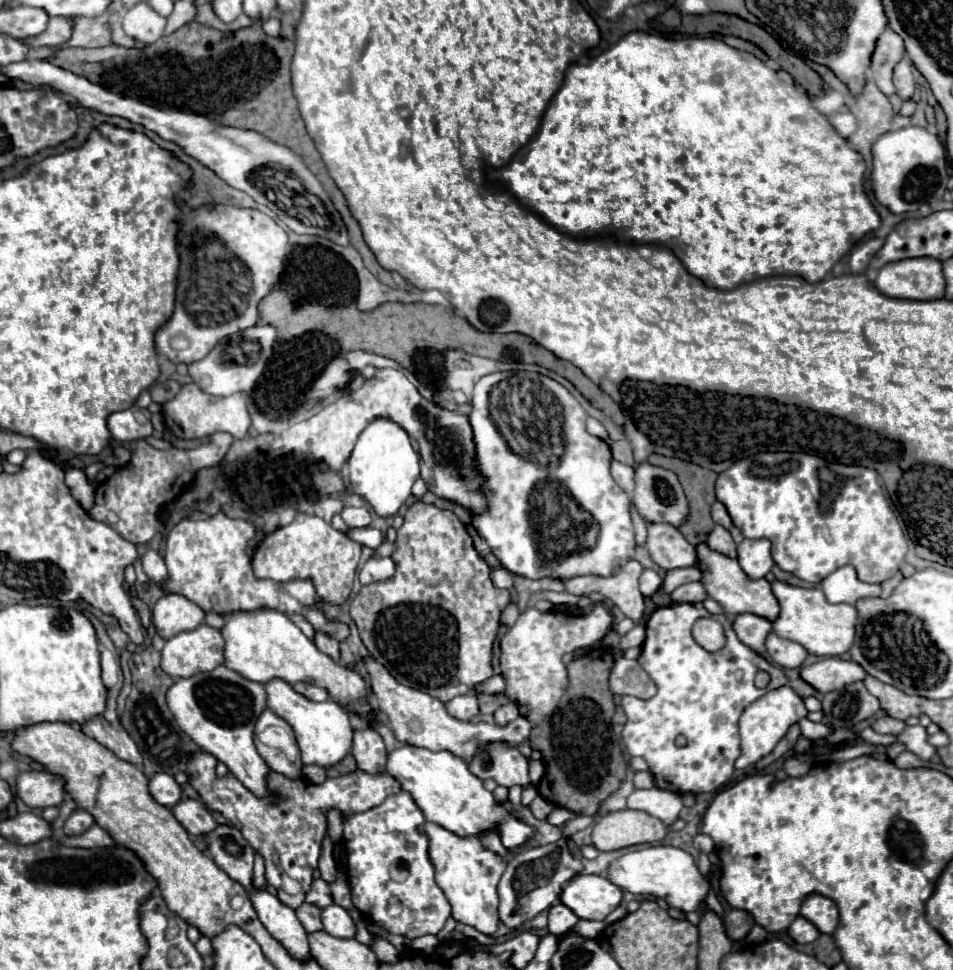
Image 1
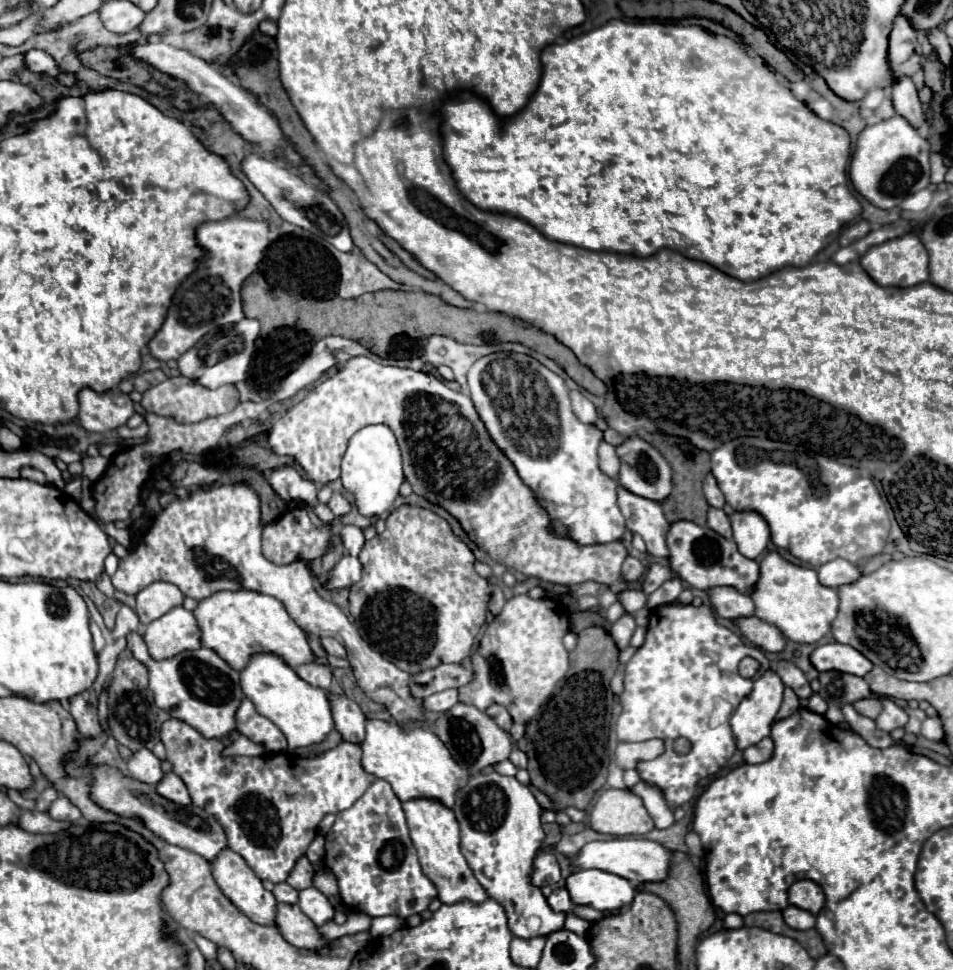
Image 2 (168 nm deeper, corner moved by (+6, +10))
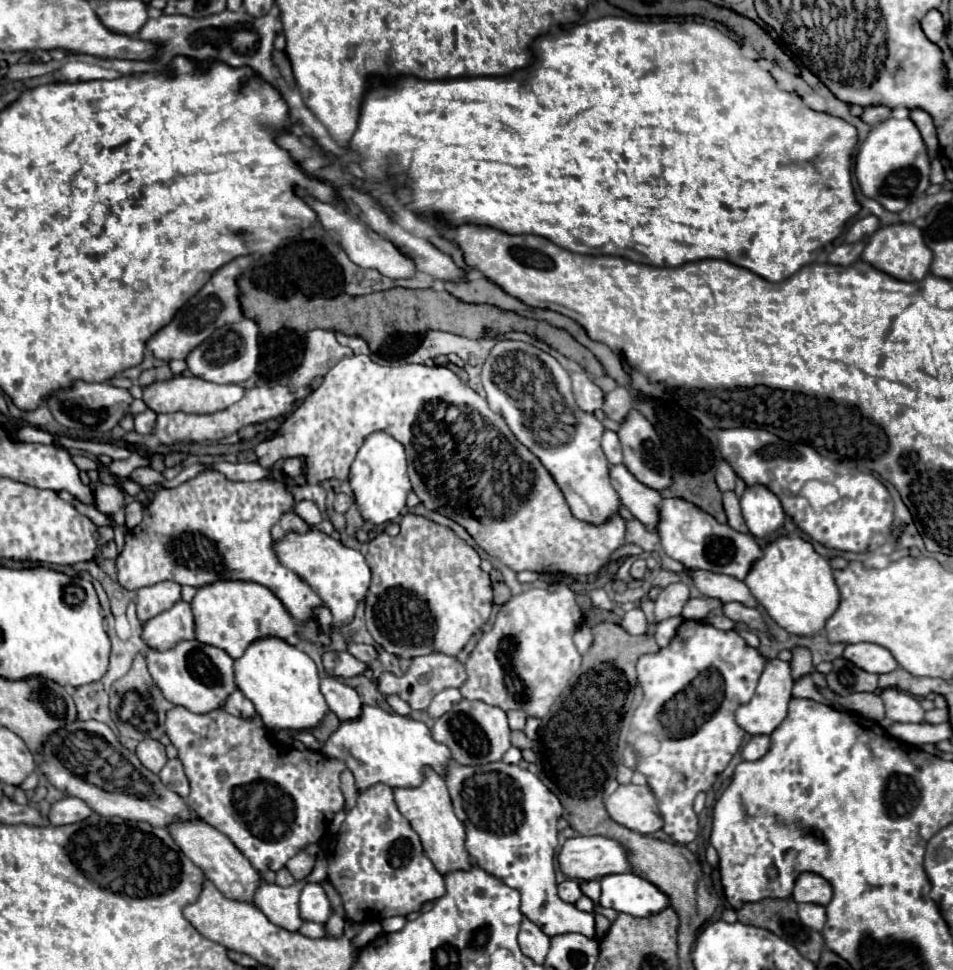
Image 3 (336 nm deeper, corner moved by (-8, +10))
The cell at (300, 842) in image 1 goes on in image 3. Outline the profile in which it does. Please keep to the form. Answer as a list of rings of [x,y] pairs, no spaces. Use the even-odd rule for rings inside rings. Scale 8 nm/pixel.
[[[175,706],[167,712],[165,728],[191,782],[187,804],[197,812],[197,816],[223,832],[261,874],[267,870],[277,872],[285,868],[285,864],[303,848],[323,840],[335,812],[343,810],[345,796],[341,790],[341,772],[347,770],[347,764],[339,758],[327,758],[315,750],[289,750],[287,754],[279,752],[269,742],[267,730],[259,716],[245,720],[223,710],[193,714],[183,706]]]

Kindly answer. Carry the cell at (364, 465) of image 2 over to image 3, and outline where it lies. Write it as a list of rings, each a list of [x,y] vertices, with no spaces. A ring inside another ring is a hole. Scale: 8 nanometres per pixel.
[[[373,432],[367,436],[365,444],[357,452],[351,472],[349,472],[349,484],[355,494],[355,502],[361,508],[361,514],[371,524],[383,524],[389,520],[395,520],[401,510],[405,508],[407,494],[411,492],[411,480],[407,474],[407,460],[403,444],[391,438],[387,432]]]

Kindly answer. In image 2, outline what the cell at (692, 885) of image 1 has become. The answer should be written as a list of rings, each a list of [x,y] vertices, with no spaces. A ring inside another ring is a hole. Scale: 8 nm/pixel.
[[[613,838],[613,840],[601,840],[601,842],[587,842],[579,850],[577,858],[573,860],[573,864],[579,870],[587,870],[587,868],[605,870],[605,872],[623,876],[633,884],[665,880],[669,874],[669,862],[671,862],[671,852],[667,852],[661,844],[645,838],[621,838],[621,840]]]

